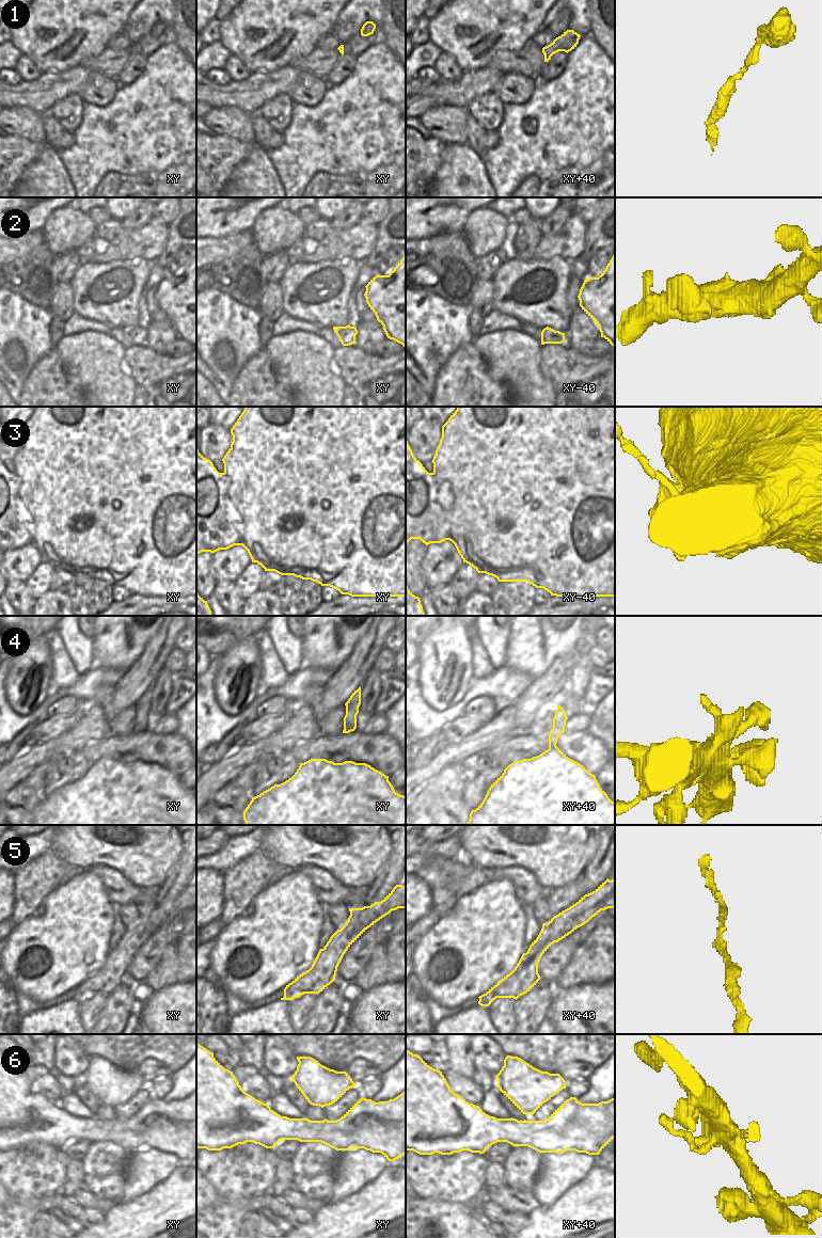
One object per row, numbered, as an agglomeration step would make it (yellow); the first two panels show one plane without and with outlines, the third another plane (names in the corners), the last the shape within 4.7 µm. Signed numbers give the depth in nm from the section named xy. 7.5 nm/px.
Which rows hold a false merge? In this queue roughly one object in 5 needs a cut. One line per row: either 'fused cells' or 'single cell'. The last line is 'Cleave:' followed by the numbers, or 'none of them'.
1: single cell
2: single cell
3: fused cells
4: single cell
5: single cell
6: single cell
Cleave: 3

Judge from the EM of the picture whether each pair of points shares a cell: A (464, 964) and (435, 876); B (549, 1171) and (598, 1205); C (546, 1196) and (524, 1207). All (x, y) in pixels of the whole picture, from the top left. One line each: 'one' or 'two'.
A: two
B: two
C: two

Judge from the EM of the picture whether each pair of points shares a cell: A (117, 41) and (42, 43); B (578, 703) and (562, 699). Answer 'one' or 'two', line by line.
A: two
B: one

